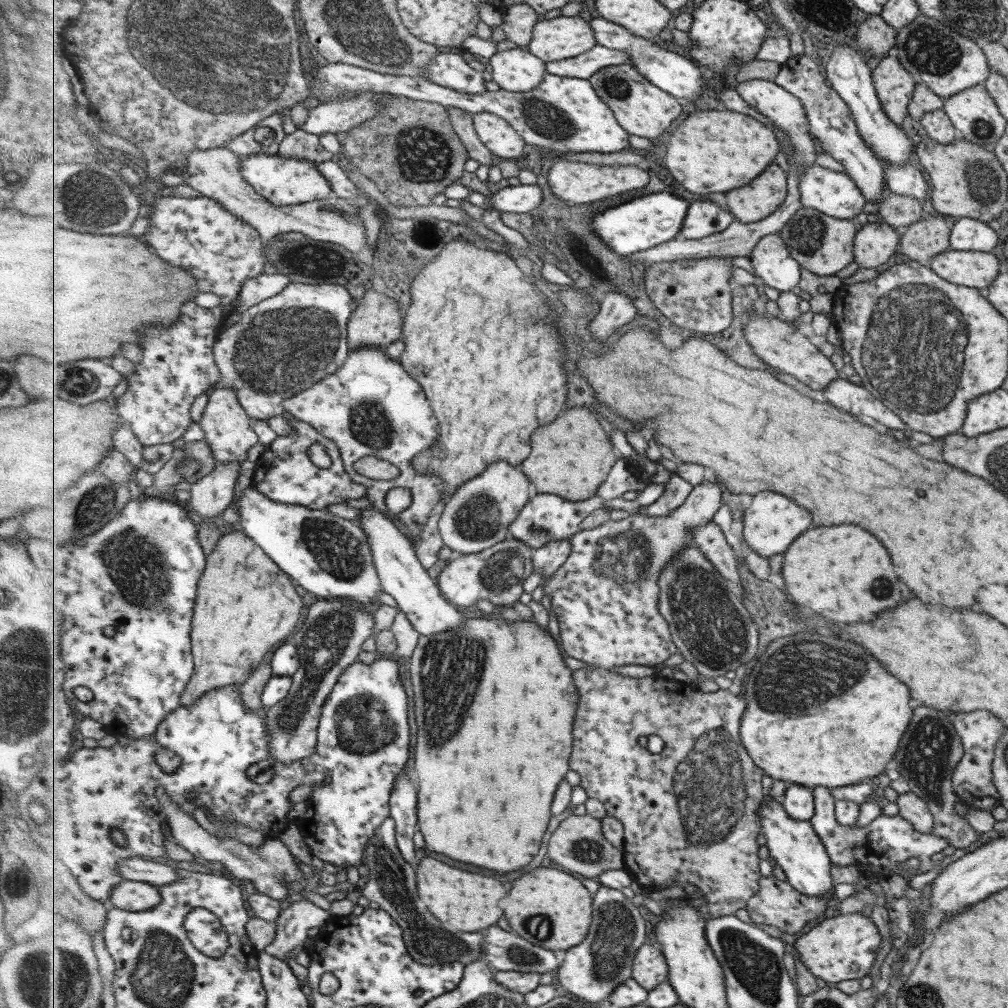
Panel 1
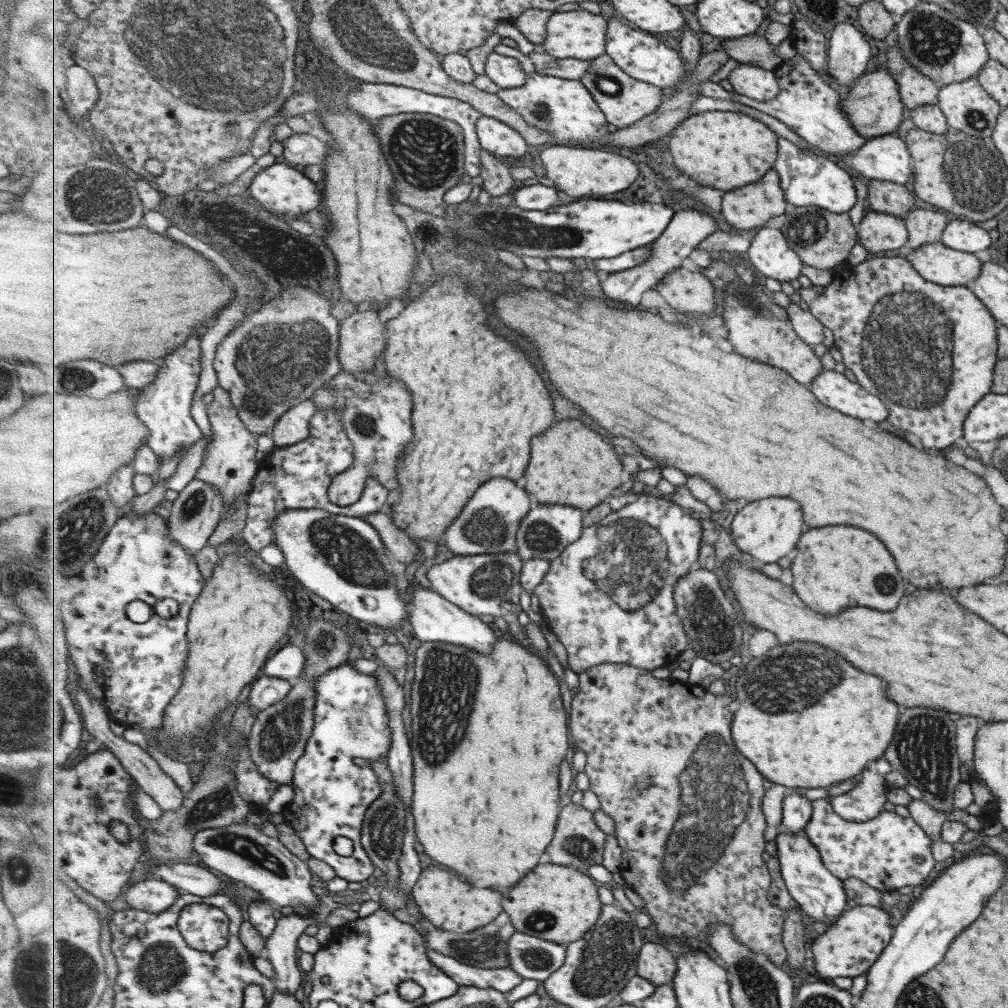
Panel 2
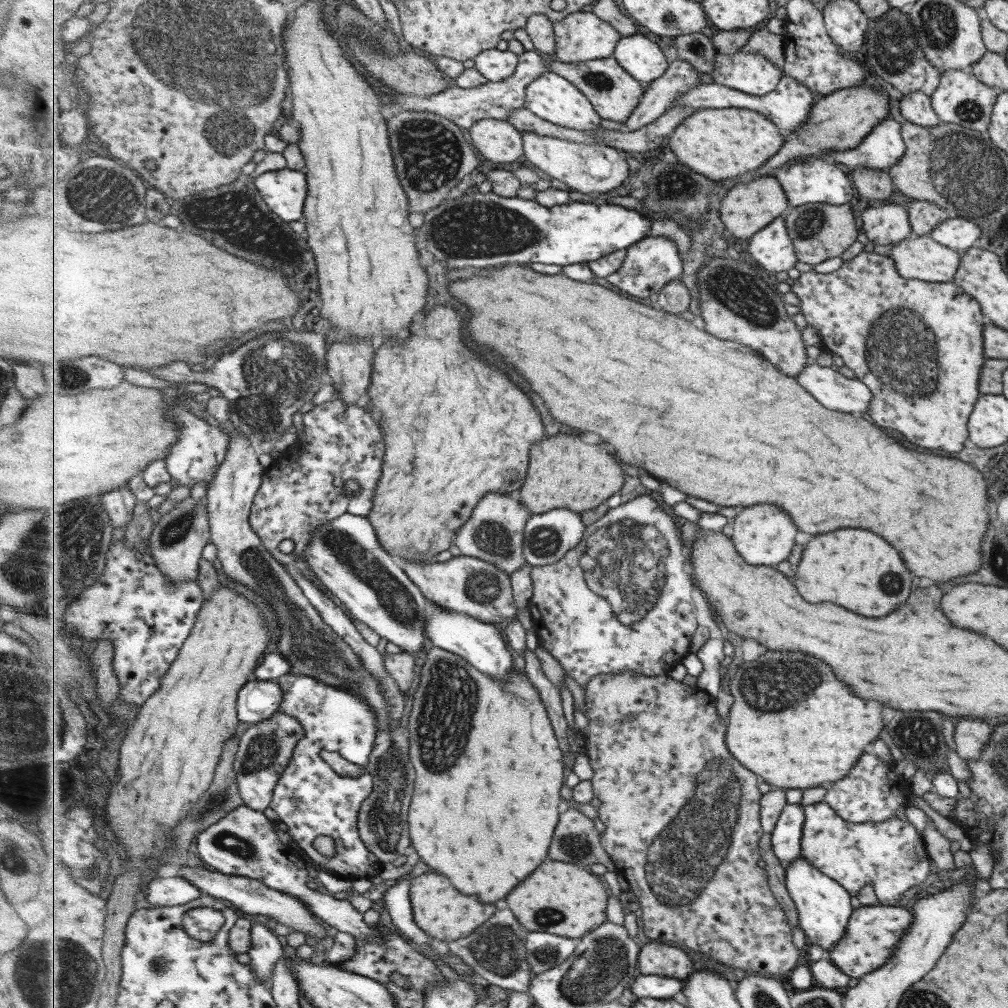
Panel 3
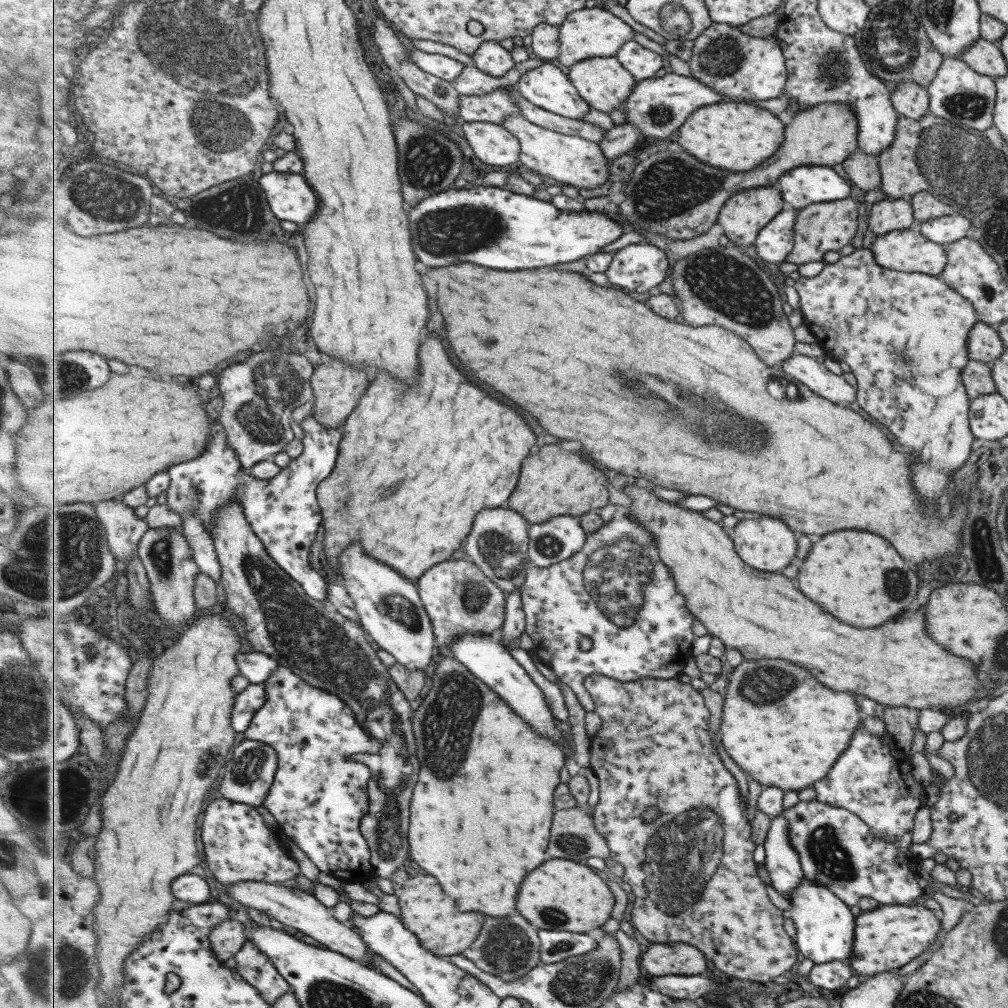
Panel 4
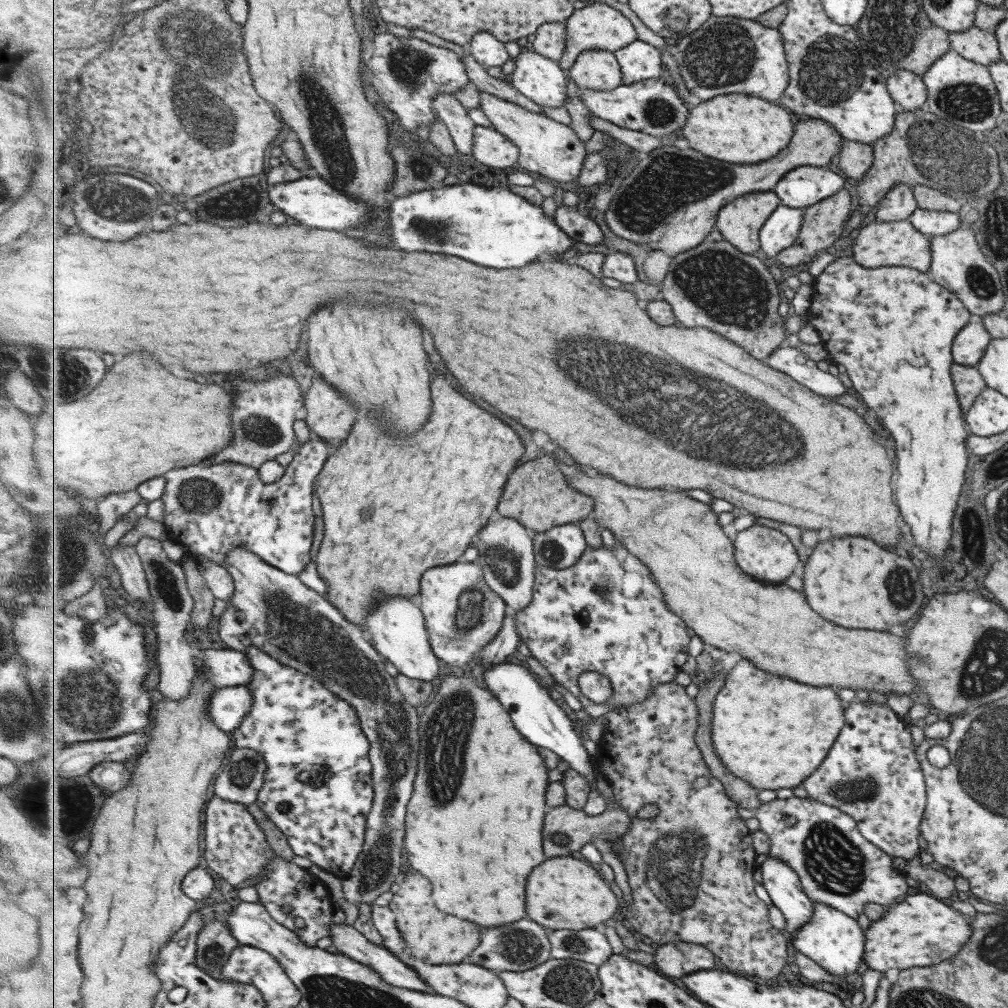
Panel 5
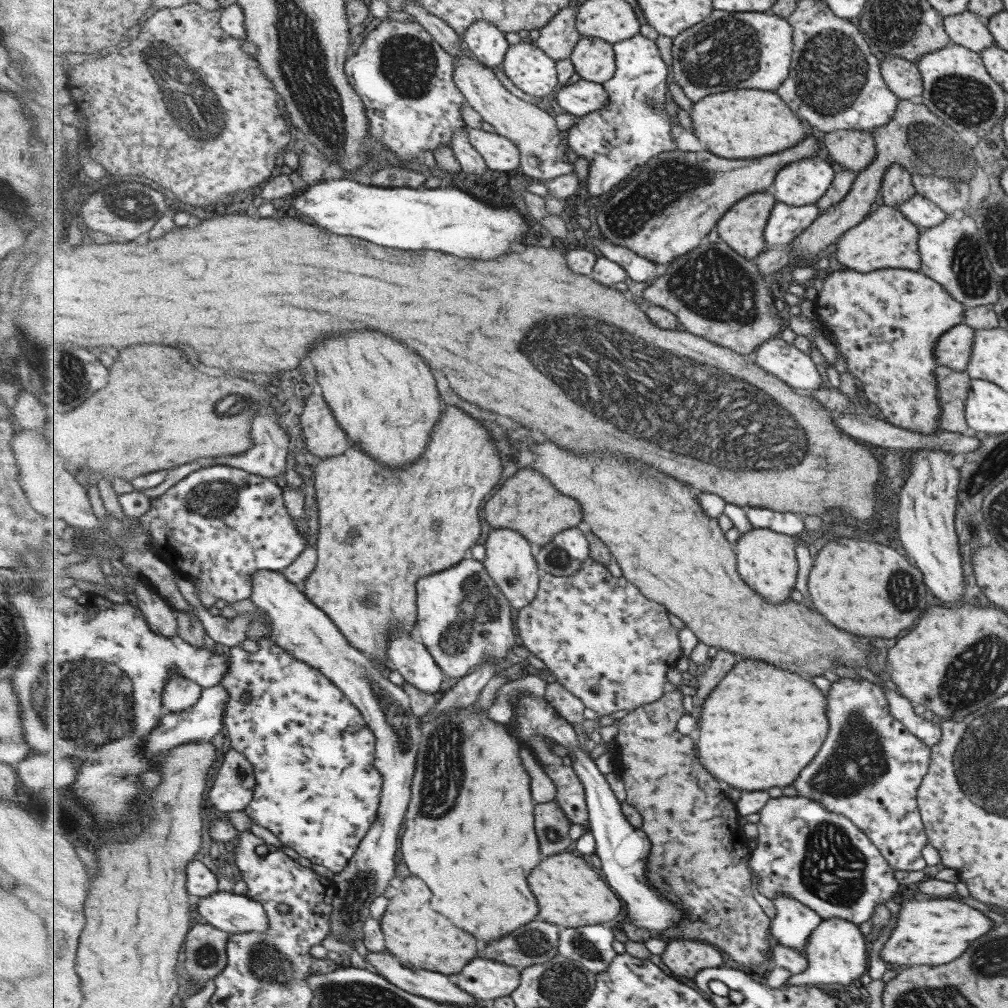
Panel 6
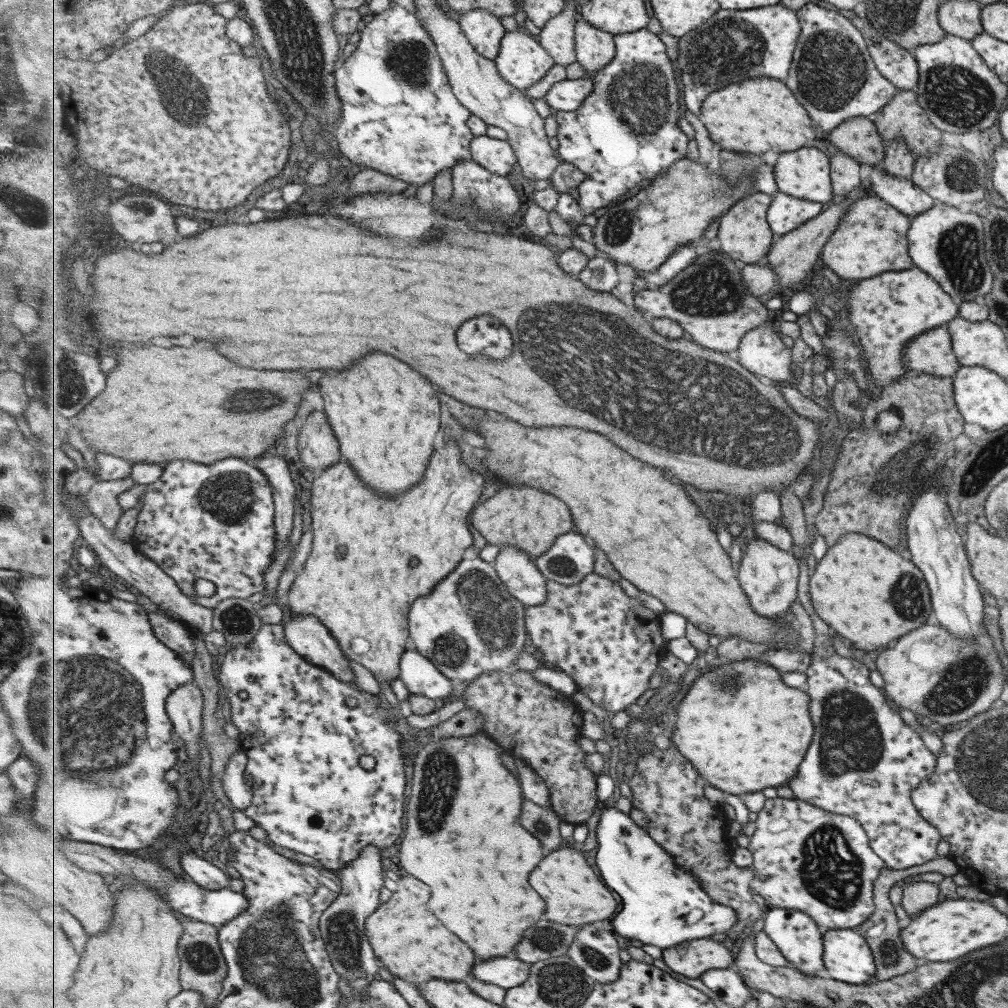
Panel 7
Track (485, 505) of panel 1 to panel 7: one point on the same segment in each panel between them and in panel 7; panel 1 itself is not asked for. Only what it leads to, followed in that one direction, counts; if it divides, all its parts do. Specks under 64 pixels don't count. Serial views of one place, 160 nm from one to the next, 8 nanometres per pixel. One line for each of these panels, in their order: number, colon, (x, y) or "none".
2: (489, 524)
3: (496, 532)
4: (499, 543)
5: (506, 550)
6: (510, 559)
7: (518, 569)

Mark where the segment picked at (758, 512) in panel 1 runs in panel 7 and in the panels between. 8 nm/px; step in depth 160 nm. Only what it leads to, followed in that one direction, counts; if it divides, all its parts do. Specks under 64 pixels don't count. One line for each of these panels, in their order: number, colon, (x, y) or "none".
2: (765, 531)
3: (765, 535)
4: (767, 543)
5: (767, 554)
6: (766, 559)
7: (770, 575)

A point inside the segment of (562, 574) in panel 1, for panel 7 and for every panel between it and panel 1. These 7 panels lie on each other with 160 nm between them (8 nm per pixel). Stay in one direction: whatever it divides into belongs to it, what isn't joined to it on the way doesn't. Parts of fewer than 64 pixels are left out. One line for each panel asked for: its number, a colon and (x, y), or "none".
2: (610, 597)
3: (620, 601)
4: (617, 591)
5: (607, 614)
6: (606, 642)
7: (611, 643)

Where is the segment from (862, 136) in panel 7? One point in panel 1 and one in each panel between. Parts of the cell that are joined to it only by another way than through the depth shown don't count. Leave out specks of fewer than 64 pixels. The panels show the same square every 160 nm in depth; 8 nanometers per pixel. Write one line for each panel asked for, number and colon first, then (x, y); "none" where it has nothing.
1: (898, 211)
2: (886, 197)
3: (874, 186)
4: (862, 169)
5: (854, 159)
6: (854, 150)

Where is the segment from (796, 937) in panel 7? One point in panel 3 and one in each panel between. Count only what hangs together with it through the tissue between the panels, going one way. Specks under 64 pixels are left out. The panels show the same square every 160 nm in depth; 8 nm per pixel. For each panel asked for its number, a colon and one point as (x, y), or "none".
3: (787, 837)
4: (782, 860)
5: (784, 886)
6: (794, 921)

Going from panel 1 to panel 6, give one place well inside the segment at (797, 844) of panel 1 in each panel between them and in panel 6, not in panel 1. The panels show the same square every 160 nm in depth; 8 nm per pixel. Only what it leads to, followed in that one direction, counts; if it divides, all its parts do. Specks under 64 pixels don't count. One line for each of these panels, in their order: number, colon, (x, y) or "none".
2: (819, 893)
3: (823, 904)
4: (824, 926)
5: (832, 939)
6: (835, 950)

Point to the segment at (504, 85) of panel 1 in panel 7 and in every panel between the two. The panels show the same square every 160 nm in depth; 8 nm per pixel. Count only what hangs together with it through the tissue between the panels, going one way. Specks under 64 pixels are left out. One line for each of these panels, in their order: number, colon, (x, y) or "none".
2: (509, 73)
3: (496, 65)
4: (491, 57)
5: (488, 50)
6: (488, 44)
7: (484, 29)

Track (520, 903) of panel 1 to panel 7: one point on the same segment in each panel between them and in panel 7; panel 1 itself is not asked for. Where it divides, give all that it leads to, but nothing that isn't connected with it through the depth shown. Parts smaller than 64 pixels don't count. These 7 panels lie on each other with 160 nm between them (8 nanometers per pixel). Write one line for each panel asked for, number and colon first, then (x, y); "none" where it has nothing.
2: (559, 903)
3: (562, 898)
4: (564, 895)
5: (565, 893)
6: (571, 894)
7: (576, 895)

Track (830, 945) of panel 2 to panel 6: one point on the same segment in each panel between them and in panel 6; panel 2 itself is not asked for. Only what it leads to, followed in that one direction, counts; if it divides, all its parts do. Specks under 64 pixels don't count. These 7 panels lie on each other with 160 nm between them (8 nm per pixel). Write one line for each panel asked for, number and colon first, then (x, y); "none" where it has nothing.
3: (872, 932)
4: (887, 937)
5: (918, 931)
6: (930, 931)

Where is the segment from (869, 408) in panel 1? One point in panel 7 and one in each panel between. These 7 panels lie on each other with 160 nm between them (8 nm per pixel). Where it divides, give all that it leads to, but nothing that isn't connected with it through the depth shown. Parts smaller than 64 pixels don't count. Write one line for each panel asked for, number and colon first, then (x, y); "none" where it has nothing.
2: (834, 390)
3: (834, 391)
4: (803, 368)
5: (791, 360)
6: (784, 360)
7: (762, 351)

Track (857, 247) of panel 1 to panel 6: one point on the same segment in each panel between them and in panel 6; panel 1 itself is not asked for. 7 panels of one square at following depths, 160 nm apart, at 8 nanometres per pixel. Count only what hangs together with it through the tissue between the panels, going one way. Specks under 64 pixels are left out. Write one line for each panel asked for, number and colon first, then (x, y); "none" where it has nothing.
2: (878, 232)
3: (887, 223)
4: (886, 215)
5: (898, 203)
6: (896, 187)

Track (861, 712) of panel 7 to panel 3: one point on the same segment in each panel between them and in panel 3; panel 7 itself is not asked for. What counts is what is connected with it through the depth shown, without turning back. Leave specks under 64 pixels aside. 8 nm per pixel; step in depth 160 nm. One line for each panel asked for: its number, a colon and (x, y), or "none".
3: (872, 792)
4: (872, 779)
5: (871, 772)
6: (868, 768)

